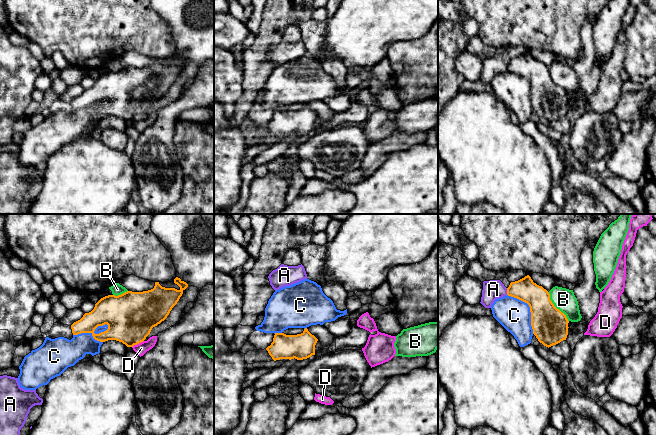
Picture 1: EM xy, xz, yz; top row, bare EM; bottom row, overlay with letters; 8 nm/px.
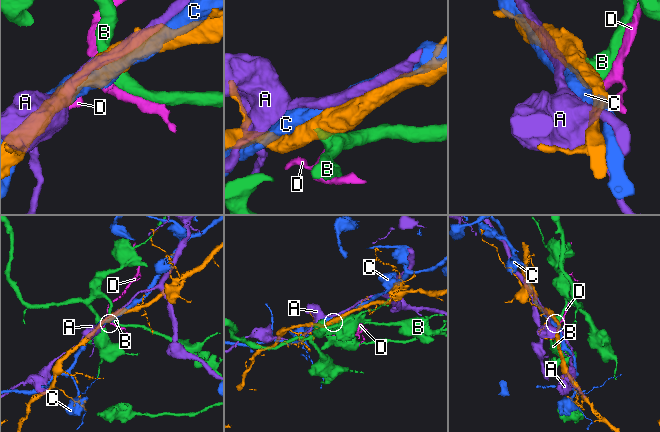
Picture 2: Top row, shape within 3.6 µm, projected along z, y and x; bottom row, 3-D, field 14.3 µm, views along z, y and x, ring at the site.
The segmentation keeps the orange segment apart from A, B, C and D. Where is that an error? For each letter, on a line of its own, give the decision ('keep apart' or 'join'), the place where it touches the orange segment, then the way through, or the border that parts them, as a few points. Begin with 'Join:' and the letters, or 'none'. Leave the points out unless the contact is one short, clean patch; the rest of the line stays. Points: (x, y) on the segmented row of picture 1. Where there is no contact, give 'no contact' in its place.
Join: none
A: keep apart; meets orange in yz at (507, 291)
B: keep apart; meets orange in yz at (555, 307)
C: keep apart; meets orange in xy at (91, 332)
D: keep apart; meets orange in xy at (137, 343); border along xy (143, 340), (132, 347)

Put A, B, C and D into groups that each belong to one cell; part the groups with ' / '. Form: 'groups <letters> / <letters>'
groups A / B / C / D

